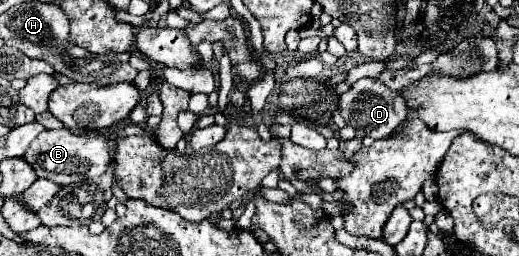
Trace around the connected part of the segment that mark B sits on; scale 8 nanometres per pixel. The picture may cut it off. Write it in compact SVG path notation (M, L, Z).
M57 129L57 131L43 131L25 151L23 159L33 167L37 177L55 181L57 185L71 185L75 181L85 181L99 177L107 171L109 165L109 147L107 141L101 135L85 133L75 135L69 129Z

